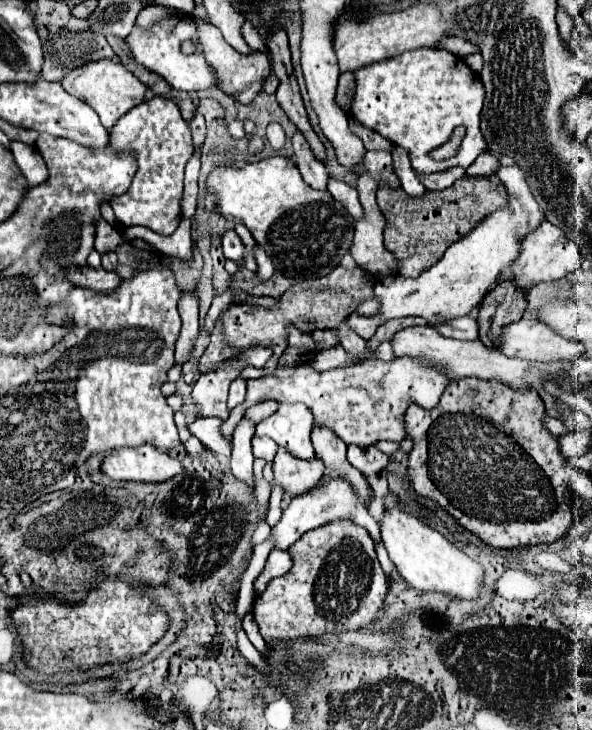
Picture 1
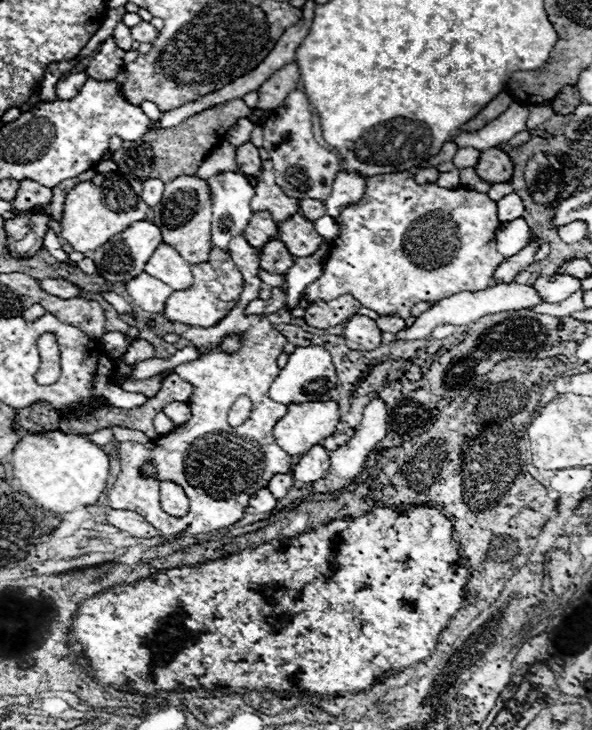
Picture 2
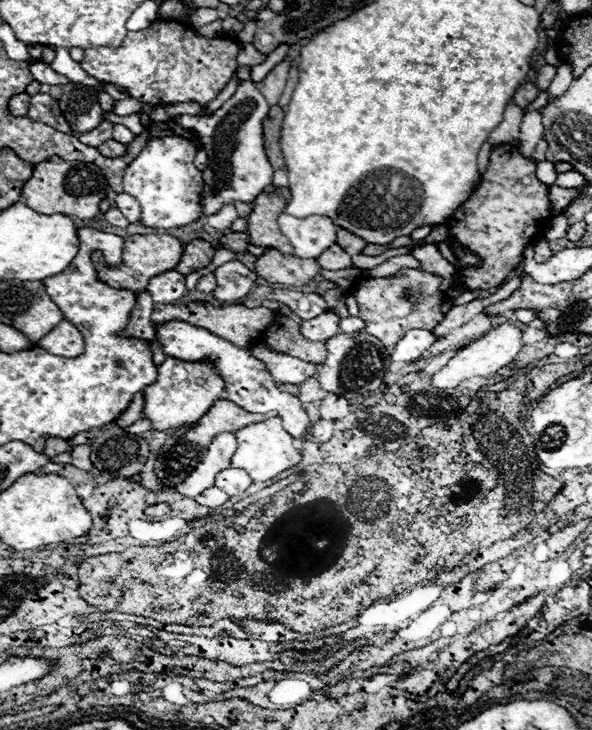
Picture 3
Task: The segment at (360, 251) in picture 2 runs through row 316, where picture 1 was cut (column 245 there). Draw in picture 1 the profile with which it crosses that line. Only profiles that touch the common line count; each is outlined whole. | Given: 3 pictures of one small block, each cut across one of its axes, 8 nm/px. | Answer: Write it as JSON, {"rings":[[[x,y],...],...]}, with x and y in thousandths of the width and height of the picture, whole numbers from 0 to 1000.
{"rings":[[[666,490],[662,496],[618,493],[615,499],[564,504],[554,510],[534,510],[520,499],[503,499],[490,504],[466,504],[456,515],[419,521],[416,551],[399,556],[389,573],[378,578],[375,592],[392,597],[392,589],[409,575],[419,556],[436,553],[443,545],[459,545],[466,551],[514,551],[530,564],[534,581],[551,581],[561,586],[584,608],[618,611],[642,603],[679,605],[686,600],[682,567],[693,553],[709,553],[726,562],[740,553],[747,537],[753,534],[760,518],[750,504],[726,493],[709,490]]]}

